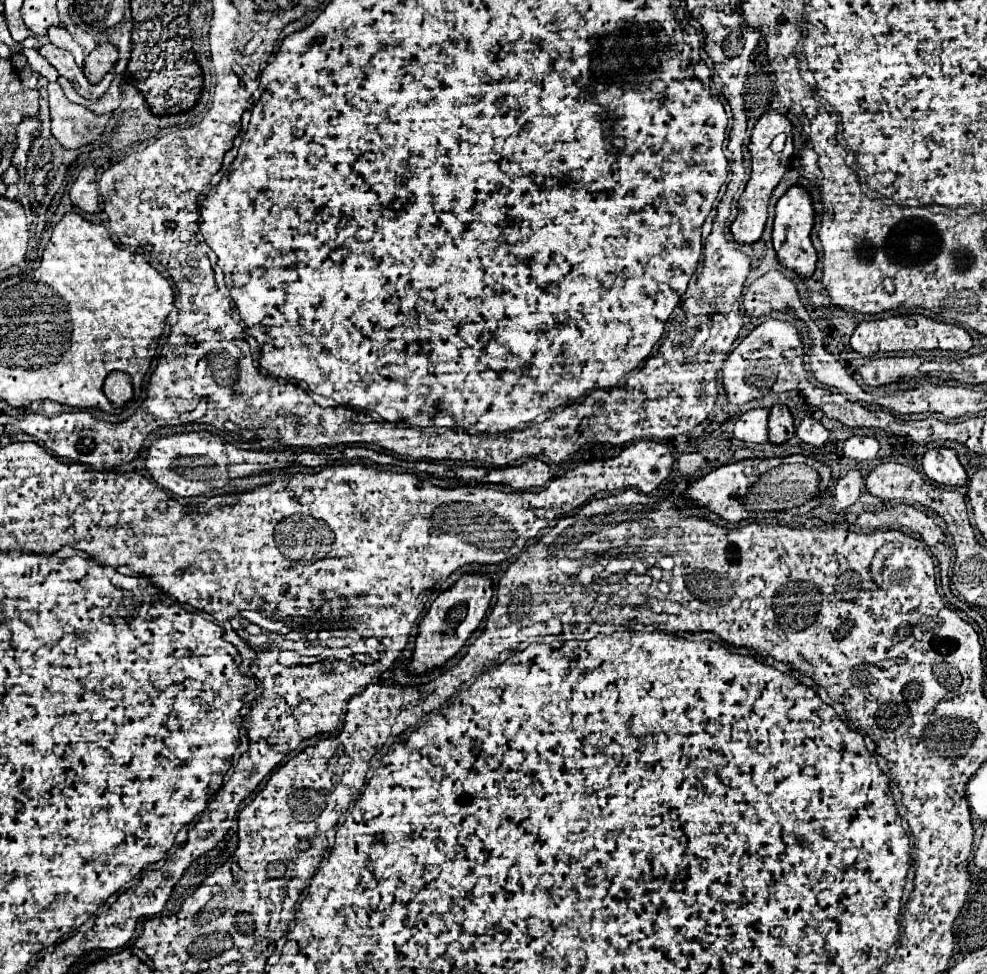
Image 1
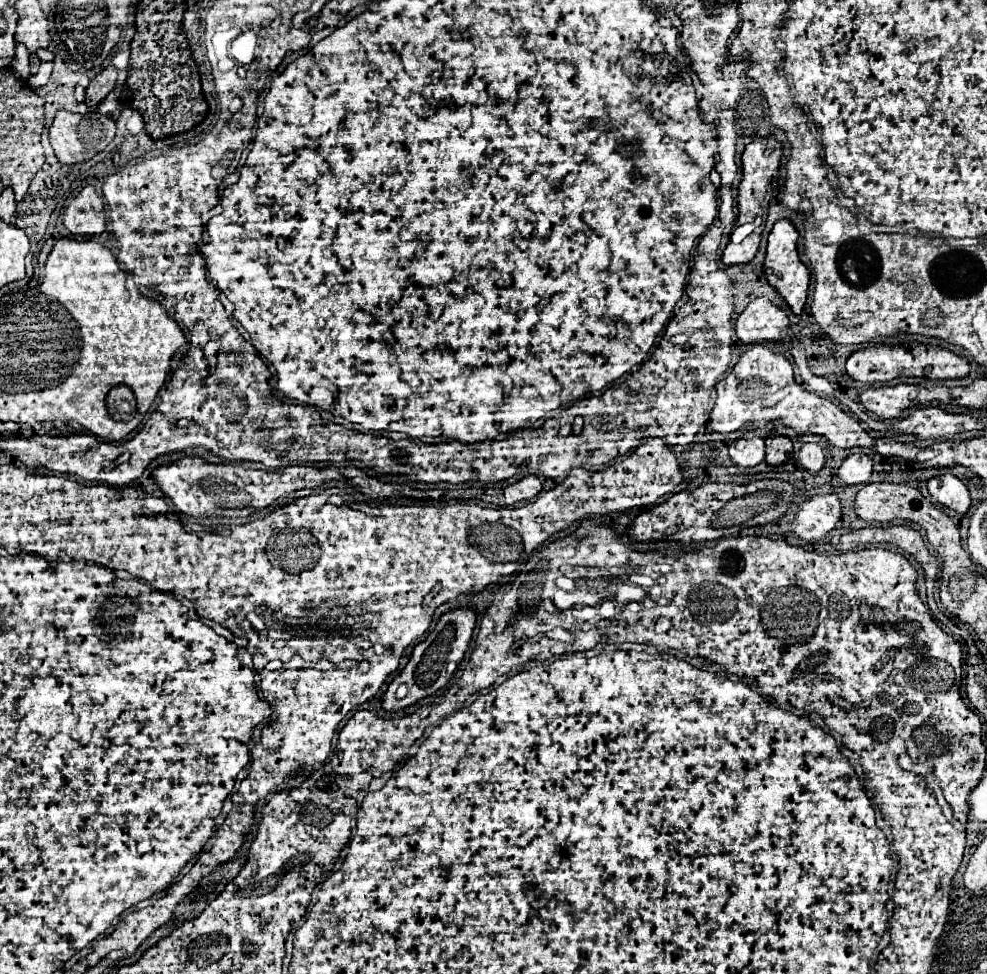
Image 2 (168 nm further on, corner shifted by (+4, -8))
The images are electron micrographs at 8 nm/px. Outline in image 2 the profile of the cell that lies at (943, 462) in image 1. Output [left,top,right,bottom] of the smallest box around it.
[927,474,971,514]

